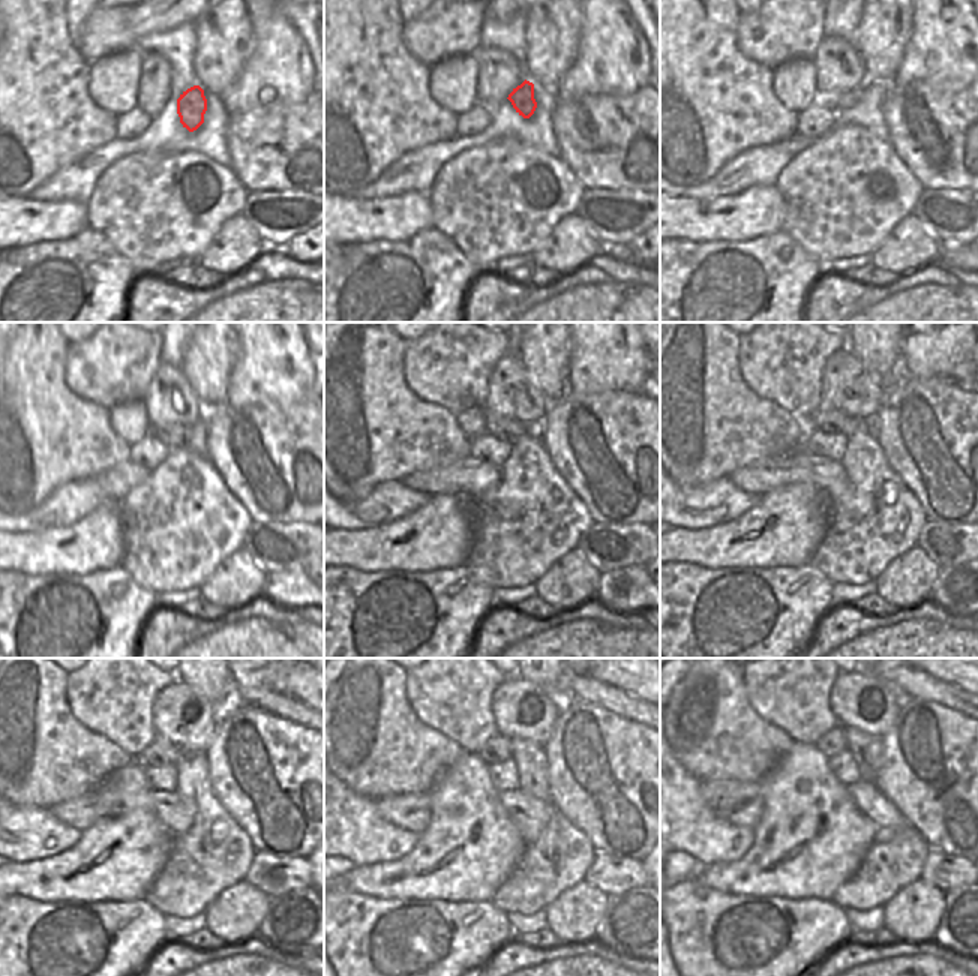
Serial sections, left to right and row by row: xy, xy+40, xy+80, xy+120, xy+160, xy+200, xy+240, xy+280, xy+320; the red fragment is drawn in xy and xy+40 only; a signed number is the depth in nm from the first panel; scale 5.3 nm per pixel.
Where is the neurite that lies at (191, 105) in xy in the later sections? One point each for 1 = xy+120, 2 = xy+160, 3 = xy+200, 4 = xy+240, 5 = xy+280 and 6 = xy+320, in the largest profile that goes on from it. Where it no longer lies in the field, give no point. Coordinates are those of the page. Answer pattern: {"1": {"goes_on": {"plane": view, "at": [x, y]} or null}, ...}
{"1": {"goes_on": {"plane": "xy+120", "at": [173, 435]}}, "2": {"goes_on": {"plane": "xy+160", "at": [507, 429]}}, "3": {"goes_on": {"plane": "xy+200", "at": [828, 420]}}, "4": {"goes_on": {"plane": "xy+240", "at": [159, 753]}}, "5": {"goes_on": {"plane": "xy+280", "at": [497, 750]}}, "6": {"goes_on": {"plane": "xy+320", "at": [833, 742]}}}

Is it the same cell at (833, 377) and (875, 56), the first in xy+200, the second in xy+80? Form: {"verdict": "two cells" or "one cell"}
{"verdict": "two cells"}

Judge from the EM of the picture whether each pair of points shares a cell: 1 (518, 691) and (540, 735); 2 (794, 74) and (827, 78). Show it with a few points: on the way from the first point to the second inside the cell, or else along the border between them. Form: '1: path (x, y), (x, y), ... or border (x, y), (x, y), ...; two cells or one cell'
1: path (518, 705), (515, 720), (527, 726); one cell
2: border (812, 59), (816, 93), (819, 96); two cells

